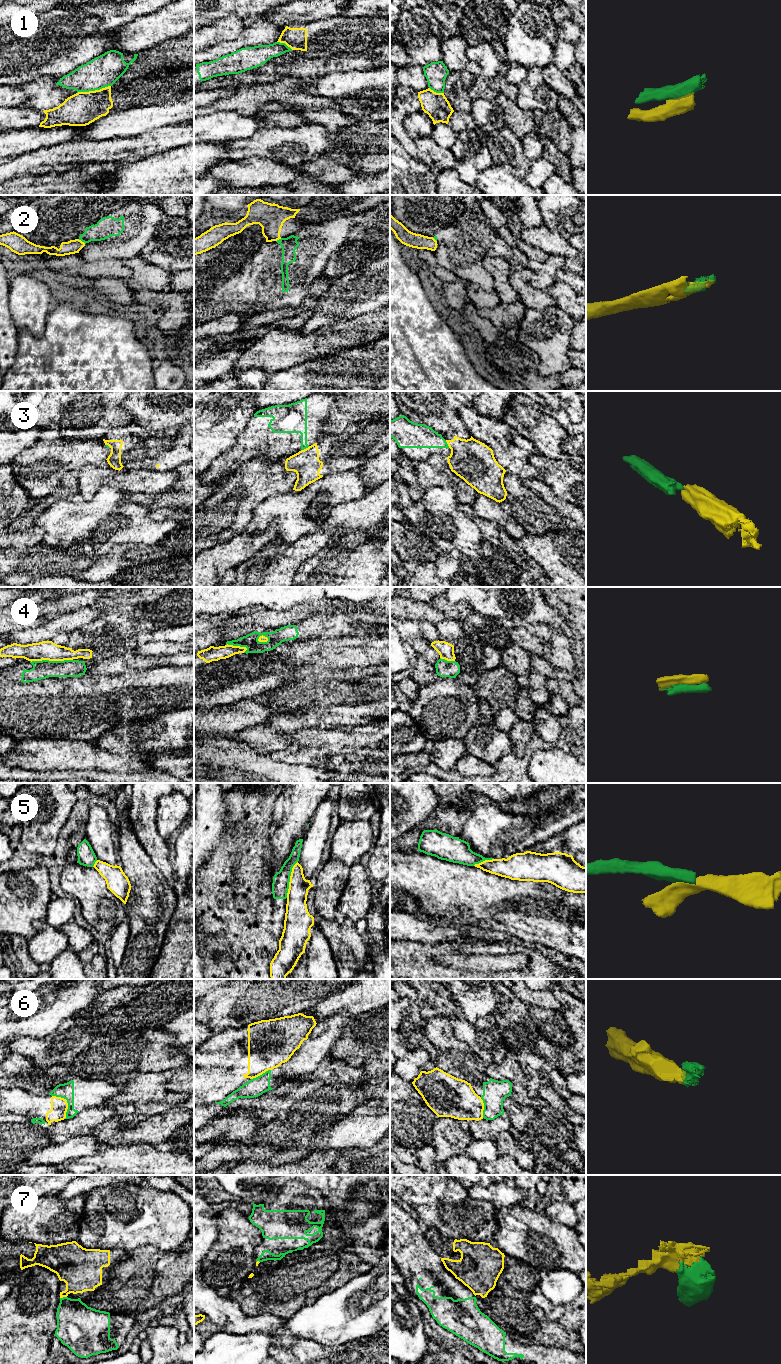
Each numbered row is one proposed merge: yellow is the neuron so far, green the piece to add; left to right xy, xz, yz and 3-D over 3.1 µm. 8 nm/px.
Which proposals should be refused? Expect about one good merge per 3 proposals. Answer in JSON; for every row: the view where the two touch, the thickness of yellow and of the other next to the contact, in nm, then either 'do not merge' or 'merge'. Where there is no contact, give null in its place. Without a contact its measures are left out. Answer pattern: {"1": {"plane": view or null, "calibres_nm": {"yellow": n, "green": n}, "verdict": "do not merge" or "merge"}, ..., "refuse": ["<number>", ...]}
{"1": {"plane": "xy", "calibres_nm": {"yellow": 260, "green": 260}, "verdict": "do not merge"}, "2": {"plane": "xy", "calibres_nm": {"yellow": 110, "green": 160}, "verdict": "do not merge"}, "3": {"plane": "yz", "calibres_nm": {"yellow": 320, "green": 190}, "verdict": "do not merge"}, "4": {"plane": "xy", "calibres_nm": {"yellow": 160, "green": 150}, "verdict": "do not merge"}, "5": {"plane": "xz", "calibres_nm": {"yellow": 180, "green": 140}, "verdict": "do not merge"}, "6": {"plane": "xy", "calibres_nm": {"yellow": 140, "green": 120}, "verdict": "do not merge"}, "7": {"plane": "xy", "calibres_nm": {"yellow": 320, "green": 320}, "verdict": "do not merge"}, "refuse": ["1", "2", "3", "4", "5", "6", "7"]}

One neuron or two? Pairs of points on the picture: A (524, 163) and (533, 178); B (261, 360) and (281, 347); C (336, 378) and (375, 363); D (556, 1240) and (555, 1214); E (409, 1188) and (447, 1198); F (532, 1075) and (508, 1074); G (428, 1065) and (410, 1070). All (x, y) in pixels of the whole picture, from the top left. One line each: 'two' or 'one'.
A: two
B: one
C: one
D: two
E: one
F: two
G: one

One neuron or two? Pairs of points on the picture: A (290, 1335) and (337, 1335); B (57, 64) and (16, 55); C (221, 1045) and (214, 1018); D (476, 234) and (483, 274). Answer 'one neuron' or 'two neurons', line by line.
A: one neuron
B: one neuron
C: two neurons
D: one neuron

